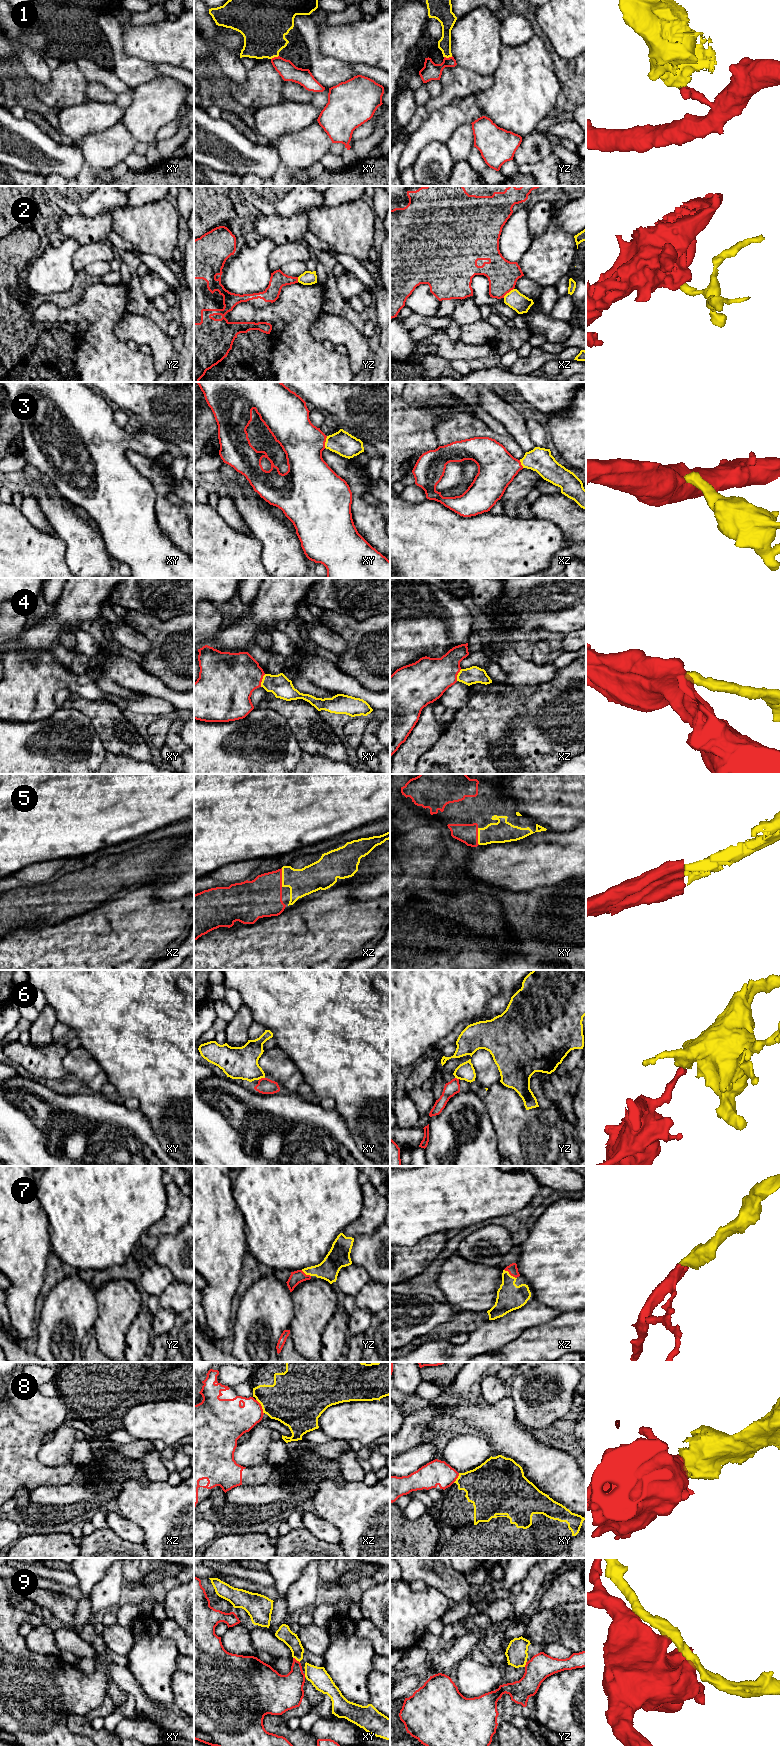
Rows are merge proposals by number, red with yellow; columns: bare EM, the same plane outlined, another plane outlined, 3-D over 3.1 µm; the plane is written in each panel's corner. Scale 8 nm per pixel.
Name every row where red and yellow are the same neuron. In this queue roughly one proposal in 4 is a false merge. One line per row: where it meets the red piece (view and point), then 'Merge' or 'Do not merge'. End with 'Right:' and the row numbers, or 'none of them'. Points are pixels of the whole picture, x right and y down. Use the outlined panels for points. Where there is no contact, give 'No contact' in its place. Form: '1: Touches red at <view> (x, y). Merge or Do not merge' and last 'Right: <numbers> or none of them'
1: Touches red at yz (449, 57). Do not merge
2: Touches red at xz (508, 292). Do not merge
3: Touches red at xy (324, 442). Merge
4: Touches red at xy (261, 680). Merge
5: Touches red at xz (281, 877). Merge
6: Touches red at xy (261, 1078). Do not merge
7: Touches red at xz (510, 1274). Merge
8: Touches red at xz (261, 1406). Do not merge
9: Touches red at xy (295, 1659). Do not merge
Right: 3, 4, 5, 7

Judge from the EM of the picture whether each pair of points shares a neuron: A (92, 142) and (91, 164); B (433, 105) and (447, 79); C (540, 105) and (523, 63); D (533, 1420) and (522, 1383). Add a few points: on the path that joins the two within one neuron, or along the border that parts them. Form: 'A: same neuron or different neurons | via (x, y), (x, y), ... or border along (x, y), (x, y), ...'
A: same neuron | via (92, 147), (92, 159)
B: same neuron | via (440, 99), (447, 92), (447, 86)
C: same neuron | via (530, 95), (525, 90), (525, 73)
D: same neuron | via (533, 1411), (533, 1397), (528, 1392)

